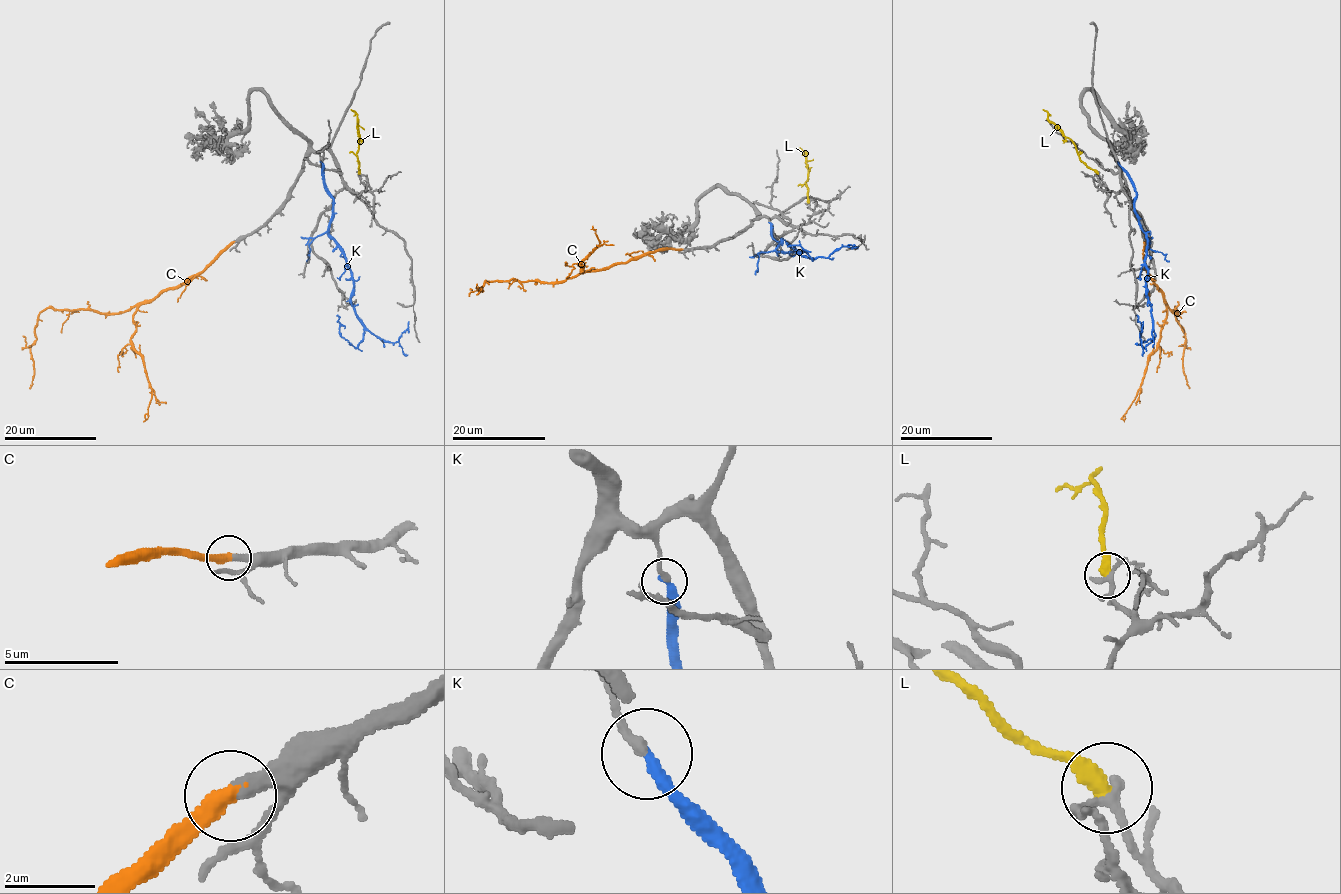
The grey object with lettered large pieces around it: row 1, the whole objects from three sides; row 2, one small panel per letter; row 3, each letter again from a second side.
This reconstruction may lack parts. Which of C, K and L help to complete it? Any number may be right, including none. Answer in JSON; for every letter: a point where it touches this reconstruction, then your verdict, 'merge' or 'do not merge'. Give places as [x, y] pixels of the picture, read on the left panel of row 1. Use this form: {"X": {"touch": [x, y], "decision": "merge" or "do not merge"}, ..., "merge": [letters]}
{"C": {"touch": [233, 242], "decision": "merge"}, "K": {"touch": [321, 162], "decision": "do not merge"}, "L": {"touch": [359, 173], "decision": "do not merge"}, "merge": ["C"]}

